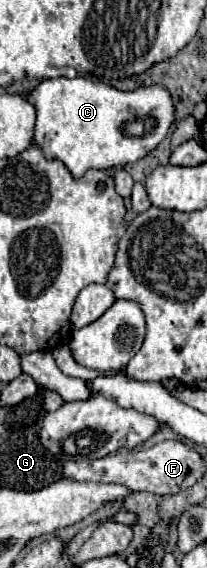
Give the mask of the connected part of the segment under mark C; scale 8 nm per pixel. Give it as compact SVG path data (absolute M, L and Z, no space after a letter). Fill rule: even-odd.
M56 77L40 81L26 93L26 99L36 109L32 143L46 159L62 161L74 179L80 179L88 169L108 171L142 159L166 137L174 121L172 97L160 85L118 91L98 79ZM136 119L144 121L144 133L140 137L126 135L124 125Z

